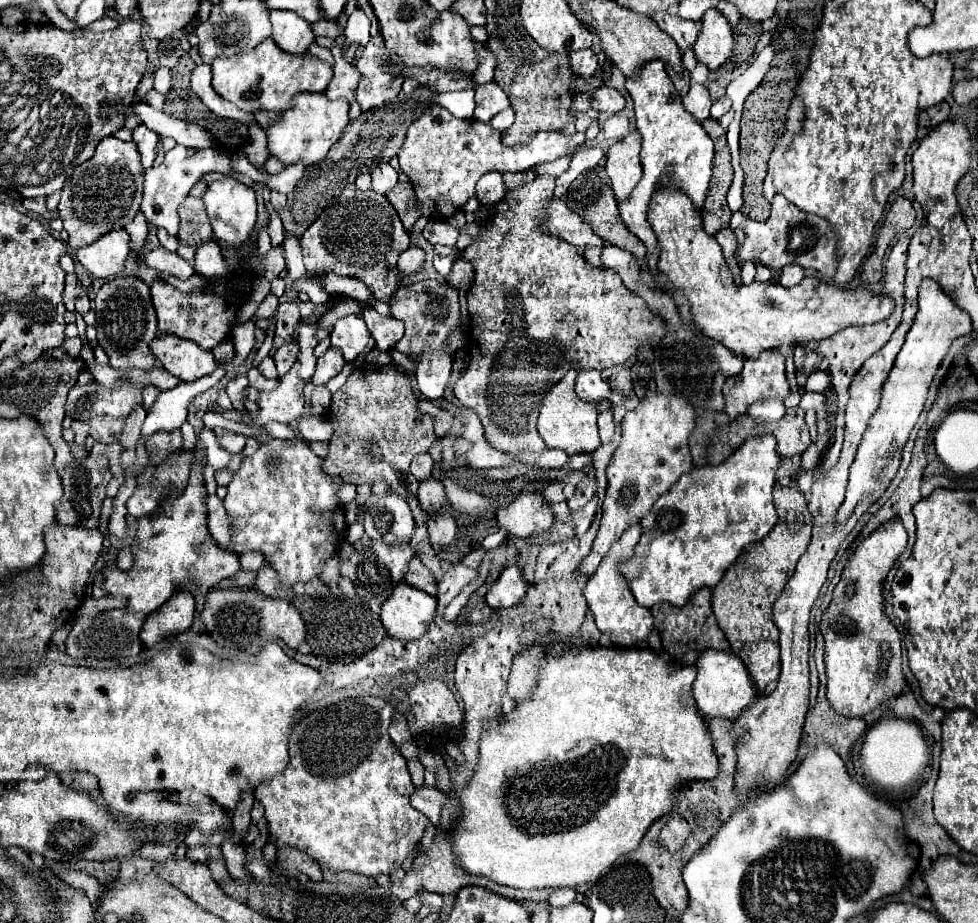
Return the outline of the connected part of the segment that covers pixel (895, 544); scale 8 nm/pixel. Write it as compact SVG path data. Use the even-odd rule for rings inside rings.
M901 520L881 524L845 562L833 600L821 618L825 638L827 666L827 700L841 716L865 716L881 706L887 698L901 694L905 678L901 674L901 638L885 614L881 584L903 552L907 532Z

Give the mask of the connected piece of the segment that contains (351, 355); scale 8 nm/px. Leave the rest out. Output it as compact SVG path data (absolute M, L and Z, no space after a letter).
M345 316L335 322L331 332L331 346L339 348L345 362L353 362L367 348L371 334L361 316Z

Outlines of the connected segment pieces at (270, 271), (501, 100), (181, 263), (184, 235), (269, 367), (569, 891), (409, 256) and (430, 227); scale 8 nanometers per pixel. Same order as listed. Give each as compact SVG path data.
M281 246L279 248L271 248L271 252L265 258L265 272L263 272L263 276L267 280L273 280L273 278L279 276L279 272L283 268L285 268L285 260L281 256Z
M487 82L475 88L475 118L481 122L489 122L495 114L509 108L509 98L501 90L499 84Z
M165 248L151 250L145 256L145 262L149 268L155 268L159 272L167 272L179 280L187 280L189 276L195 274L195 270L189 262L185 262L177 252L167 252Z
M189 196L185 204L181 204L179 216L181 216L181 228L177 236L181 242L197 248L213 240L213 228L209 224L209 216L205 212L205 204L201 198Z
M267 356L267 358L263 358L261 362L259 362L259 372L263 374L263 376L267 376L267 378L277 378L277 370L275 370L275 362L273 362L273 358L271 356Z
M557 888L553 890L549 904L551 906L569 906L575 902L575 890L573 888Z
M409 246L405 252L401 252L401 258L397 260L397 266L405 276L417 274L423 268L423 264L425 264L425 252L417 246Z
M429 220L429 224L423 230L423 236L431 244L447 244L447 246L453 246L457 242L457 238L459 238L459 230L453 228L449 222Z

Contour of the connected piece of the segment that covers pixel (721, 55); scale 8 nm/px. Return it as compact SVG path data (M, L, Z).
M711 8L701 18L701 32L693 44L693 52L697 62L705 64L711 72L715 72L733 52L733 32L727 18Z

